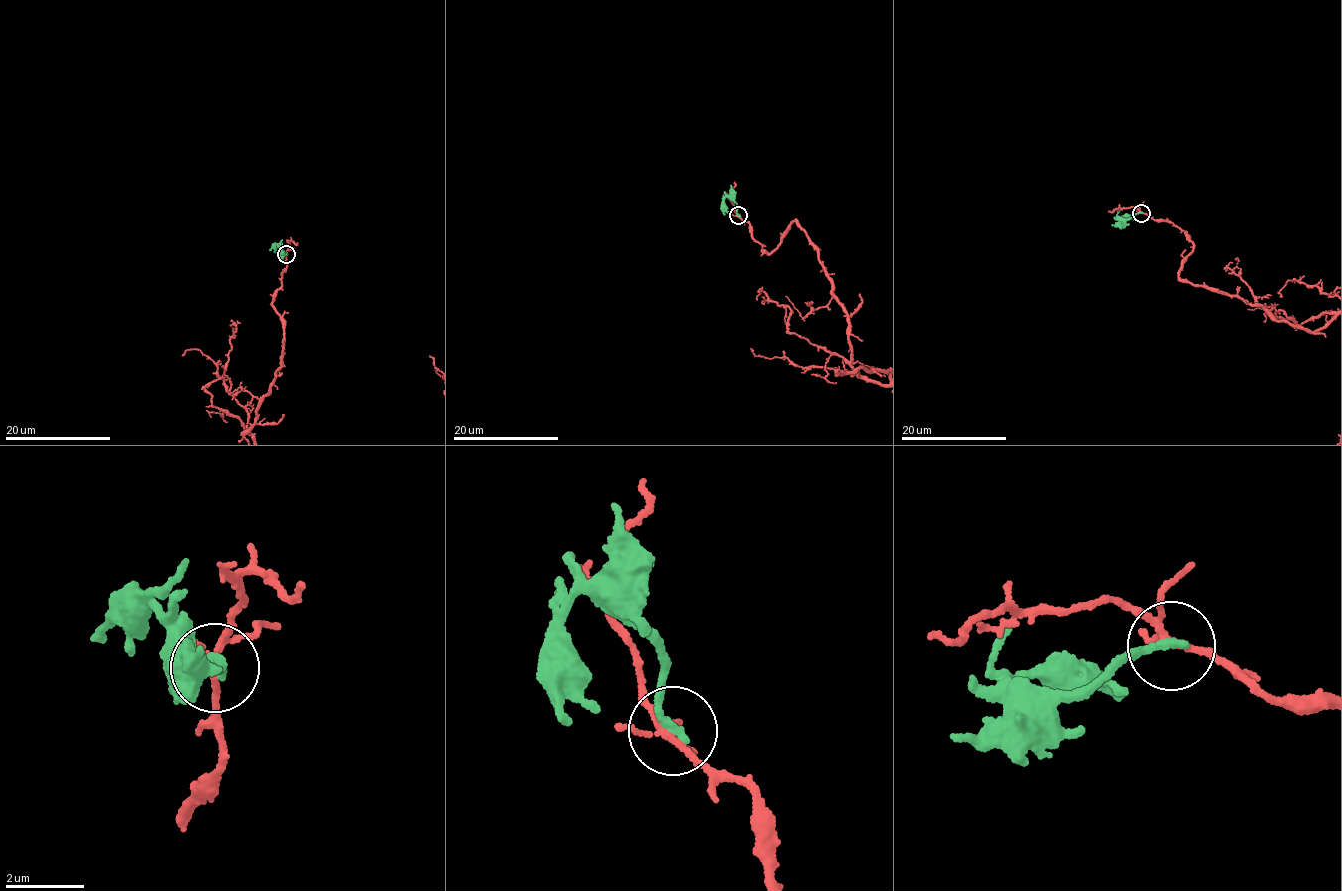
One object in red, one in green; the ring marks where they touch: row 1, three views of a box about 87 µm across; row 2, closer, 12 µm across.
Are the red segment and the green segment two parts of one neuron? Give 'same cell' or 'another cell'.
another cell

